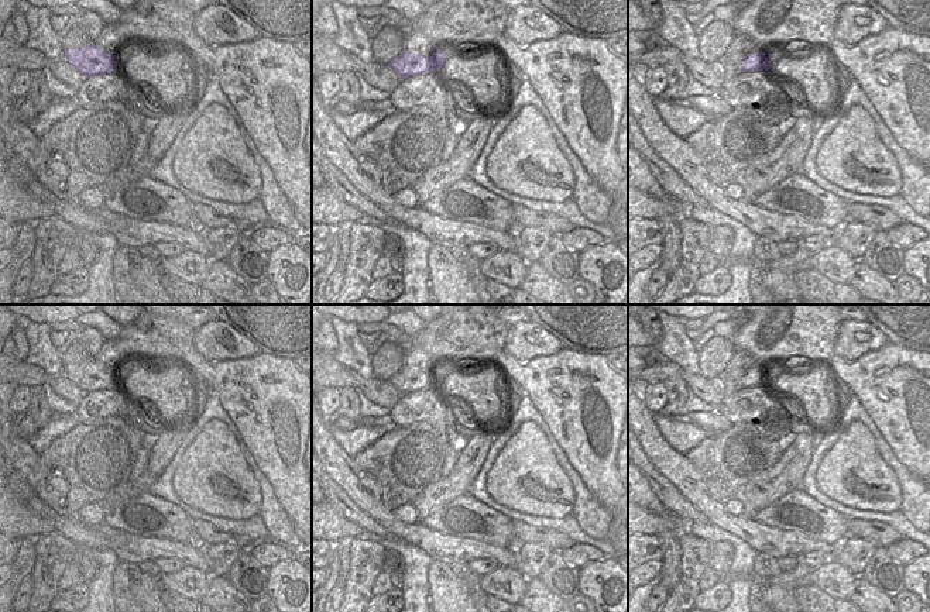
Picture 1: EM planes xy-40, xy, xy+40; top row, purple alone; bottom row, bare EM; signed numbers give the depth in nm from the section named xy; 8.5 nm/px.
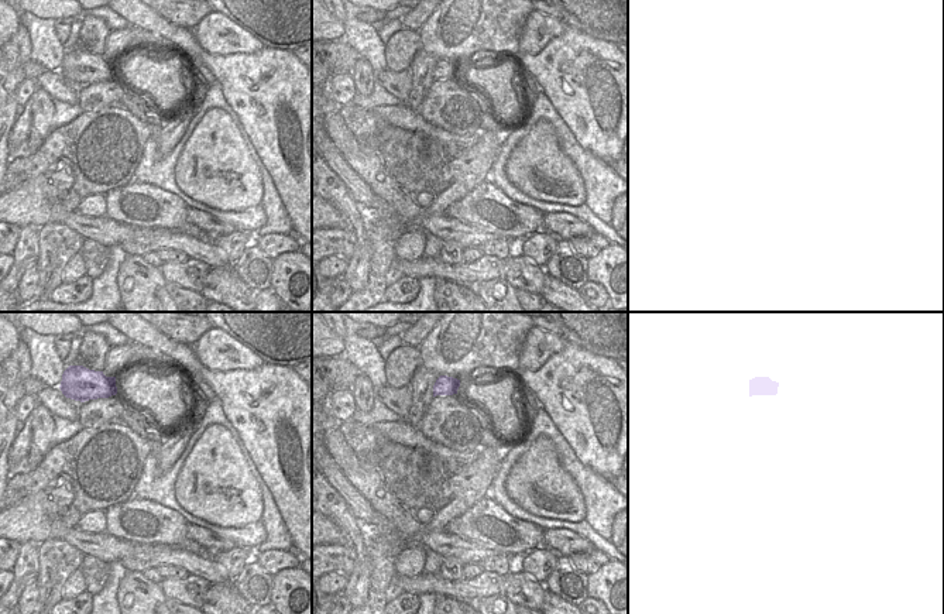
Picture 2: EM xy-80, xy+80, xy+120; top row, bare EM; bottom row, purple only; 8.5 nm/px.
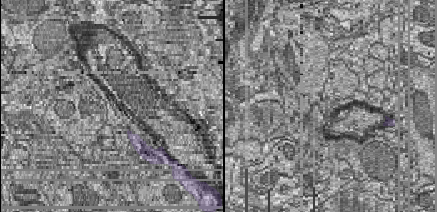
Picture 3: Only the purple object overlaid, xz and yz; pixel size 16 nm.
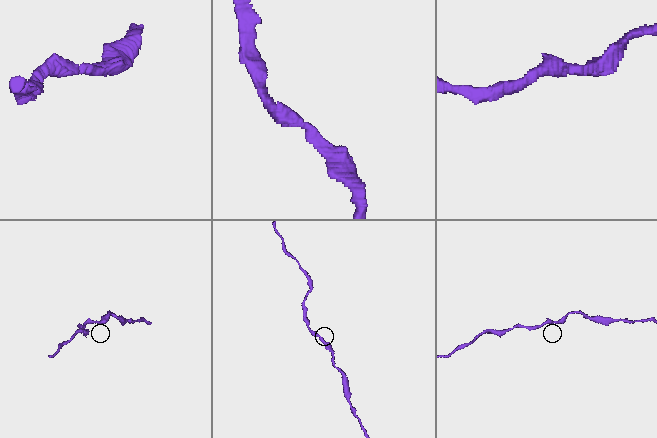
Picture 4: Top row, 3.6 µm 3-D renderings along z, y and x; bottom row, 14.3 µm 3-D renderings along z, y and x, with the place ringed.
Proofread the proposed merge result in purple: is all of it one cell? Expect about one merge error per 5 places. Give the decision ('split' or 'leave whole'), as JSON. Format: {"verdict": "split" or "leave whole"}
{"verdict": "leave whole"}

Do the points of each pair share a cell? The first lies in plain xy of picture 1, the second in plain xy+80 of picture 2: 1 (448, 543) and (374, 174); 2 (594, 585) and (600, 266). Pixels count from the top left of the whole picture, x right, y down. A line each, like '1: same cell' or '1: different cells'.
1: same cell
2: same cell

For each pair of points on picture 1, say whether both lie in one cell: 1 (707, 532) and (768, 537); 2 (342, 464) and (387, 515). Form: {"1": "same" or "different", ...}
{"1": "same", "2": "same"}

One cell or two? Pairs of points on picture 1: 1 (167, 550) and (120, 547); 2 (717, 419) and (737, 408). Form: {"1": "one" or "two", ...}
{"1": "one", "2": "two"}

